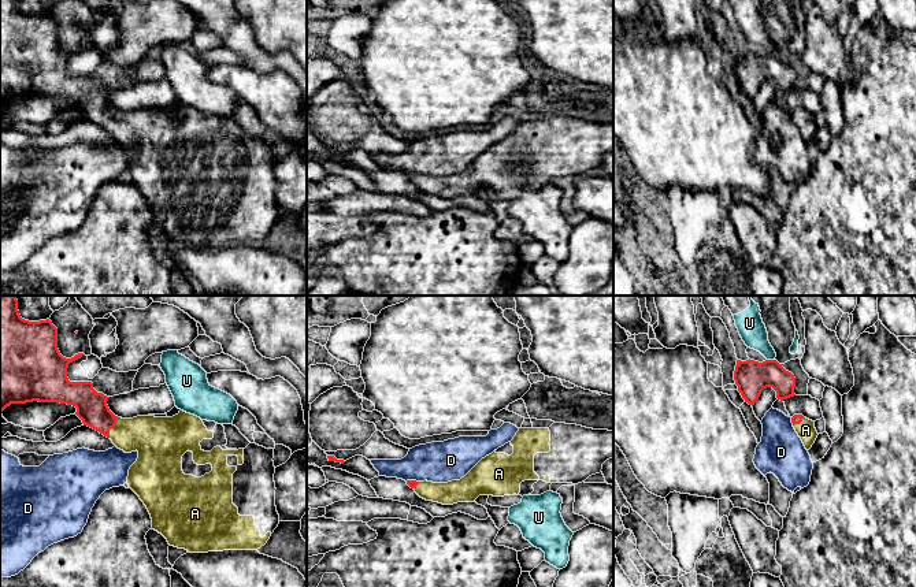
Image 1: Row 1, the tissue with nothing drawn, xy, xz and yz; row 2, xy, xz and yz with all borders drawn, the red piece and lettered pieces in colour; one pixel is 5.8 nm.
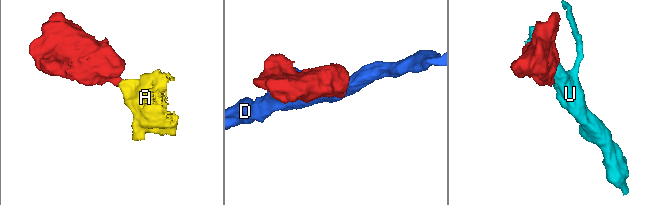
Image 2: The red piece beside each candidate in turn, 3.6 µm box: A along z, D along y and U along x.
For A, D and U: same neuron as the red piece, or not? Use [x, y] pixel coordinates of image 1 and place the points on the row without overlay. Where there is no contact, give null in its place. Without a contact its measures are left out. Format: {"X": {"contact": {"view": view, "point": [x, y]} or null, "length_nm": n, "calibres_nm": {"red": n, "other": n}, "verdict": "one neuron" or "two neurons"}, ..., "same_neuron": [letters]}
{"A": {"contact": {"view": "xy", "point": [112, 121]}, "length_nm": 130, "calibres_nm": {"red": 180, "other": 240}, "verdict": "one neuron"}, "D": {"contact": {"view": "xz", "point": [412, 174]}, "length_nm": 80, "calibres_nm": {"red": 50, "other": 240}, "verdict": "two neurons"}, "U": {"contact": {"view": "yz", "point": [771, 54]}, "length_nm": 50, "calibres_nm": {"red": 200, "other": 160}, "verdict": "two neurons"}, "same_neuron": ["A"]}

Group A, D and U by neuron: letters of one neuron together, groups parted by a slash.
A / D / U

